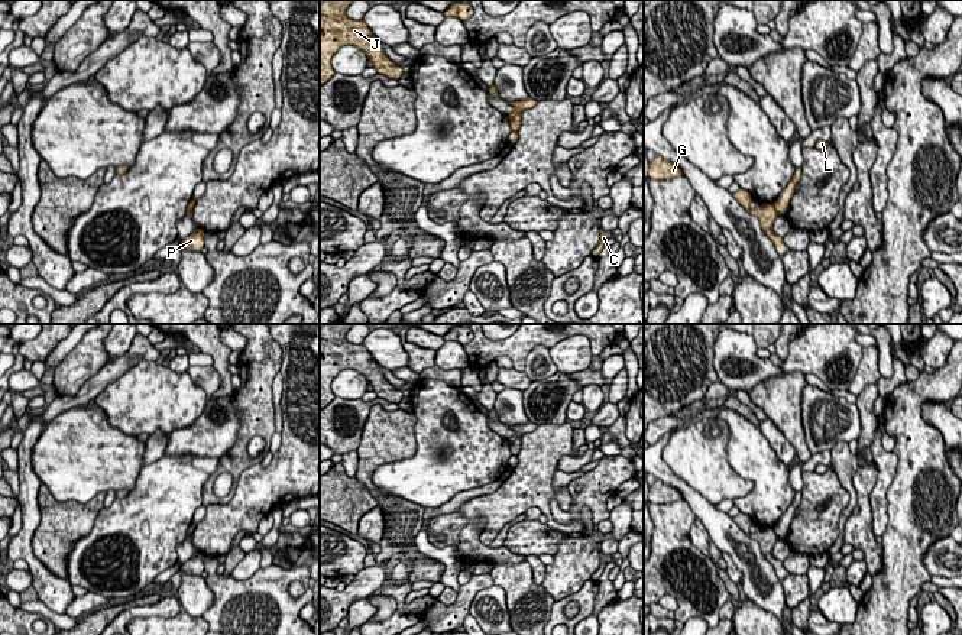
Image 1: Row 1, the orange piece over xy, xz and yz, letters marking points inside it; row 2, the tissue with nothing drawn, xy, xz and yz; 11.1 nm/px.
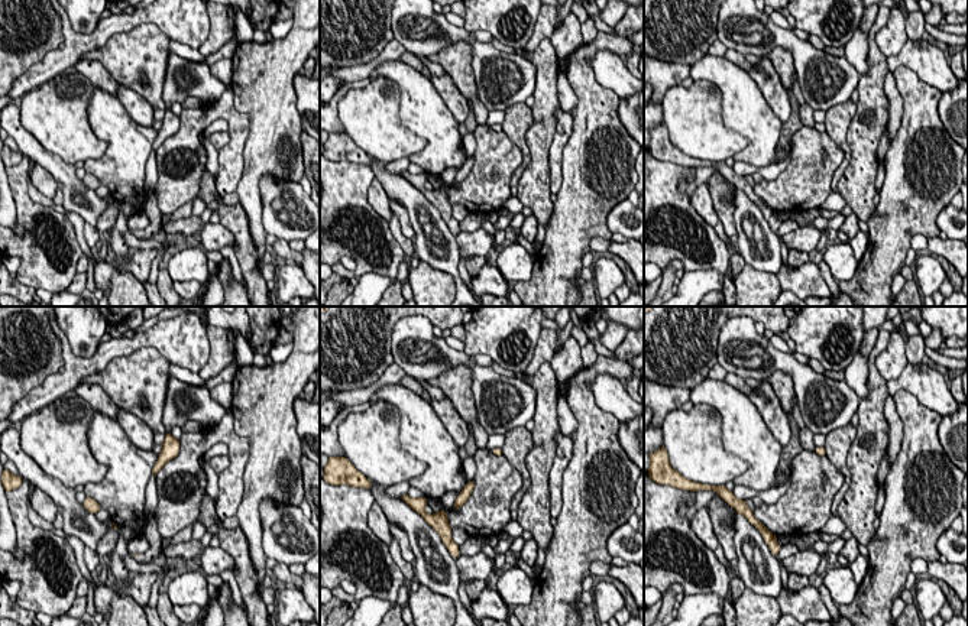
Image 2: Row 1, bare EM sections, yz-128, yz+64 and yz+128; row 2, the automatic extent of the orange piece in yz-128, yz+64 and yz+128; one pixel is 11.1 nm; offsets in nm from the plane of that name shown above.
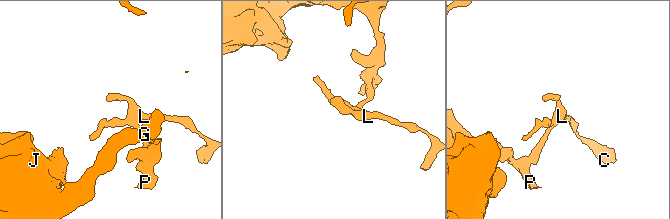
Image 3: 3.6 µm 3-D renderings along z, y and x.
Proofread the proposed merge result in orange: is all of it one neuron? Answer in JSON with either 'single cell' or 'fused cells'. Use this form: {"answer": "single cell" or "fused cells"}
{"answer": "fused cells"}

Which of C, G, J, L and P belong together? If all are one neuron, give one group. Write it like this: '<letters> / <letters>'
C L / G J P

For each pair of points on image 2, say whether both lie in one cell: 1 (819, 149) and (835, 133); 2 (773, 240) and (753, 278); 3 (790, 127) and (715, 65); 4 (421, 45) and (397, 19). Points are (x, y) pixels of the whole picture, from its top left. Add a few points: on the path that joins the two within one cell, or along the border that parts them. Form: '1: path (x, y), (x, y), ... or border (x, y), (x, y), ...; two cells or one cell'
1: border (825, 132), (844, 153), (844, 159), (835, 171); two cells
2: border (745, 262), (776, 275); two cells
3: border (783, 123), (776, 156); two cells
4: path (411, 45), (398, 35), (398, 29); one cell

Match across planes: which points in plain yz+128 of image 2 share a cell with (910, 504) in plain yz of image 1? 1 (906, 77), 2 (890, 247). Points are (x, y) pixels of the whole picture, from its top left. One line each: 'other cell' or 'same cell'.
1: same cell
2: same cell

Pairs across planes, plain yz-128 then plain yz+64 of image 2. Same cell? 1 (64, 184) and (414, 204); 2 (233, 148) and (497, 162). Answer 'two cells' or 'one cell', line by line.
1: one cell
2: one cell

